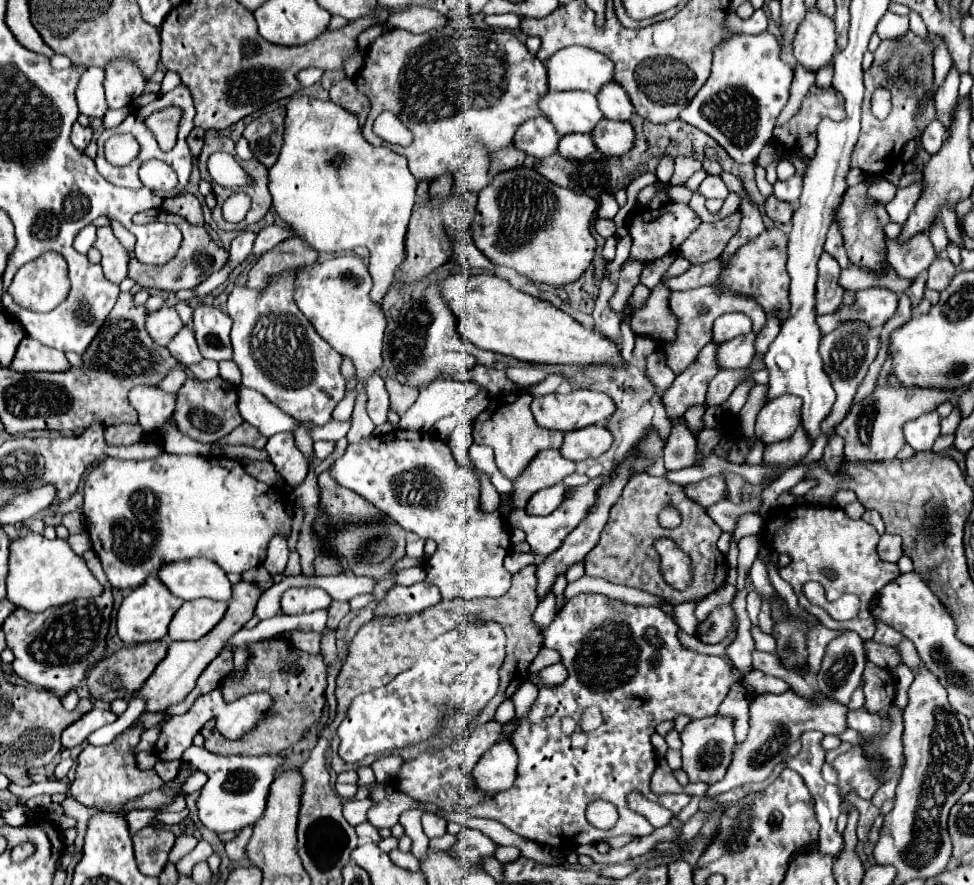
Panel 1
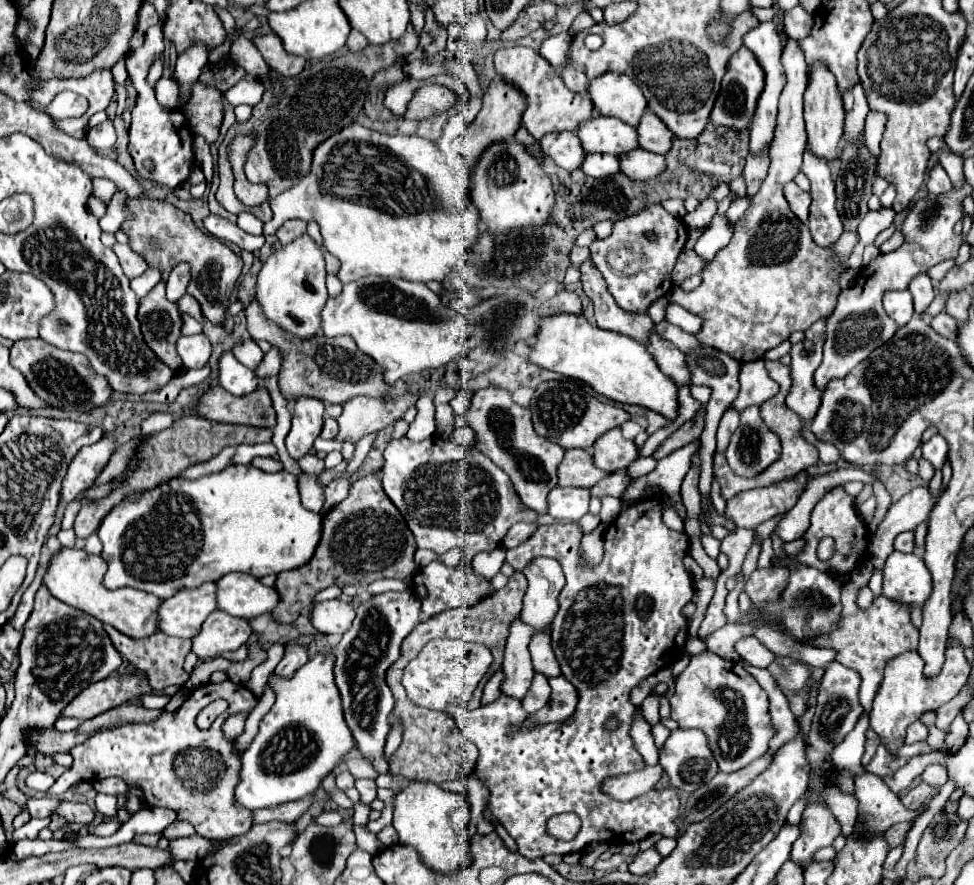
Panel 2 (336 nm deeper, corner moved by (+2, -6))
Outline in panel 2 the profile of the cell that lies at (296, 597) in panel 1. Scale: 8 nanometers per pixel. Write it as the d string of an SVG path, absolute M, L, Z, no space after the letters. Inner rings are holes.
M328 600L314 604L310 622L322 634L344 634L354 616L354 608L346 600Z

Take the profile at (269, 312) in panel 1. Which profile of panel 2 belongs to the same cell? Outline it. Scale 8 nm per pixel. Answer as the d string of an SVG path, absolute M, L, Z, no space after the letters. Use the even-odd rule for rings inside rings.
M304 234L294 242L278 248L258 272L254 298L262 308L262 314L274 322L280 330L298 338L312 338L322 330L322 308L328 300L324 256L318 244Z

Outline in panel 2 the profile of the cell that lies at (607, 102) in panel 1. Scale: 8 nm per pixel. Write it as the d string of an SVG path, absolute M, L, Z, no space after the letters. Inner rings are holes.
M650 110L642 116L642 122L636 128L638 132L638 144L648 150L648 152L656 152L656 154L666 154L670 150L670 142L672 142L672 132L666 128L666 124L654 116Z

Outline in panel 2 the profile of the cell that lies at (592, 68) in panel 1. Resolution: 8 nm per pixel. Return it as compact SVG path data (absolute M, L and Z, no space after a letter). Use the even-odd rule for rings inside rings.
M606 72L594 78L588 84L588 94L602 116L616 116L630 126L638 126L646 110L646 98L638 84L618 72Z

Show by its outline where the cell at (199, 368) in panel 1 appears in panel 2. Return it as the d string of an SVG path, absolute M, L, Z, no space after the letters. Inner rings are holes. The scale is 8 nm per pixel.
M272 348L272 350L264 356L262 364L258 364L258 368L256 368L254 372L258 374L260 380L264 380L264 378L268 378L268 376L272 376L272 374L276 374L276 372L280 370L280 362L282 362L280 352L276 352L276 350Z

